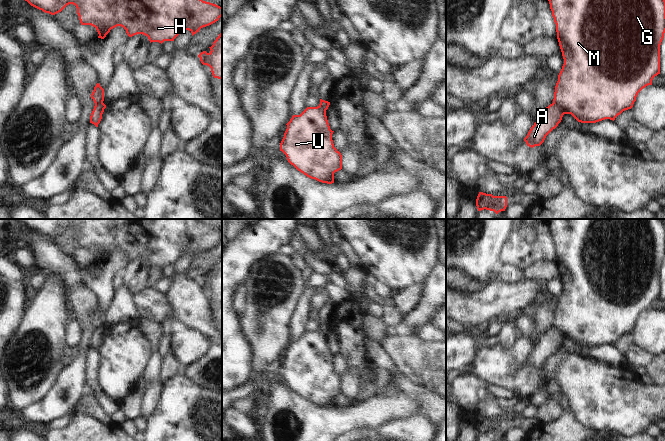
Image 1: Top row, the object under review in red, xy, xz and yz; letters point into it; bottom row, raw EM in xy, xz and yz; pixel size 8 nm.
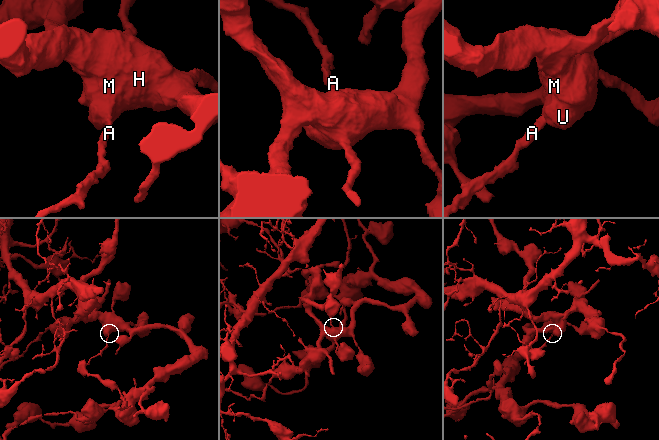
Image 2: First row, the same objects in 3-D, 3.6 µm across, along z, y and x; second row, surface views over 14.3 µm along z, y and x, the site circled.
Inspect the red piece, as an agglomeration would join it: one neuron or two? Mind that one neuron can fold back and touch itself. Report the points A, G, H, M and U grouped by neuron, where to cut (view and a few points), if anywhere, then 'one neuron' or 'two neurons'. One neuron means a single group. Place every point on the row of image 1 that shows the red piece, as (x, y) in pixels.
A / G H M U | yz (553, 101), (564, 113) | two neurons

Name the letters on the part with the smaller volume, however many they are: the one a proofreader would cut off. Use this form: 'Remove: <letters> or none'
Remove: A

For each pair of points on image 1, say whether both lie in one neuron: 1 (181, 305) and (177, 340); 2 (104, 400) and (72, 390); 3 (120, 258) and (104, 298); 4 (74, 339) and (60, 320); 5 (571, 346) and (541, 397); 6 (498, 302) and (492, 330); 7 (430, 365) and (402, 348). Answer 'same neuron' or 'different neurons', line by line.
1: different neurons
2: different neurons
3: same neuron
4: different neurons
5: same neuron
6: different neurons
7: same neuron

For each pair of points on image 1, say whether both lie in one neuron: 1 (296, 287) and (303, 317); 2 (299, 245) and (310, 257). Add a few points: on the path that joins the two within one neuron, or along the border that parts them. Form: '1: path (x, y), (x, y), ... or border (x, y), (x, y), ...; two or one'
1: border (305, 288), (300, 299); two
2: border (309, 250), (304, 255), (304, 260), (307, 264); two

